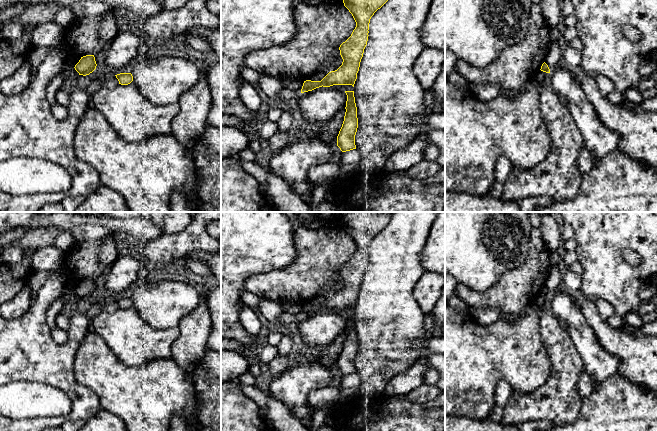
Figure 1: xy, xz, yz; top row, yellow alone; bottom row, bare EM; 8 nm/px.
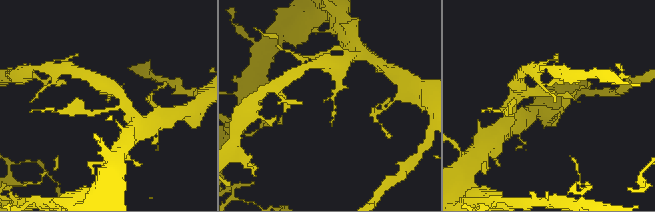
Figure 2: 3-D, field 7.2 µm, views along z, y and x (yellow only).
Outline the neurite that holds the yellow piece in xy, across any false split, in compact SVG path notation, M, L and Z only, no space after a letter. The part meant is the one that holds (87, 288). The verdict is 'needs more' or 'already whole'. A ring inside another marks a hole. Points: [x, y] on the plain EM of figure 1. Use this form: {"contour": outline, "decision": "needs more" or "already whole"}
{"contour": "M86 279L81 281L79 286L75 289L75 294L79 299L89 299L96 293L96 285L94 279Z", "decision": "already whole"}

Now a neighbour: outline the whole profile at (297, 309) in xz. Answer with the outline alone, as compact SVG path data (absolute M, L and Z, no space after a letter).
M282 303L281 304L284 312L294 313L301 316L304 305L300 304L290 304L290 303Z

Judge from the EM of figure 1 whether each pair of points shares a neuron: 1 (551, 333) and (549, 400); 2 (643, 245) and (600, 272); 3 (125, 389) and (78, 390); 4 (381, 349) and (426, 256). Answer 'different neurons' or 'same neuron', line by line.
1: same neuron
2: same neuron
3: different neurons
4: different neurons

